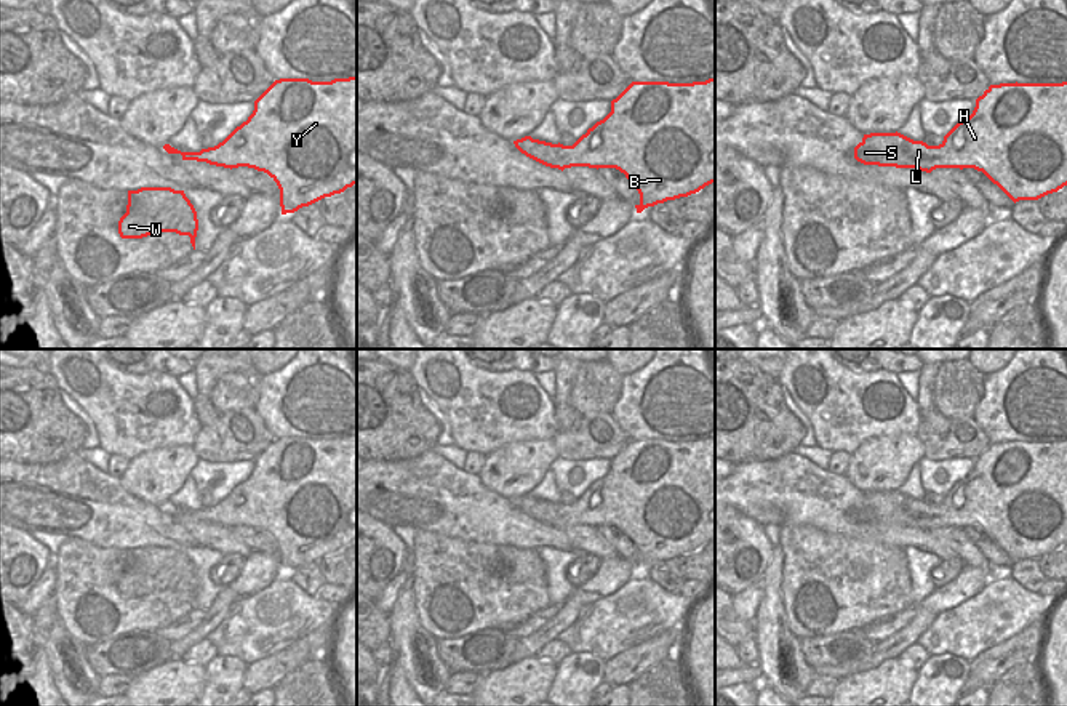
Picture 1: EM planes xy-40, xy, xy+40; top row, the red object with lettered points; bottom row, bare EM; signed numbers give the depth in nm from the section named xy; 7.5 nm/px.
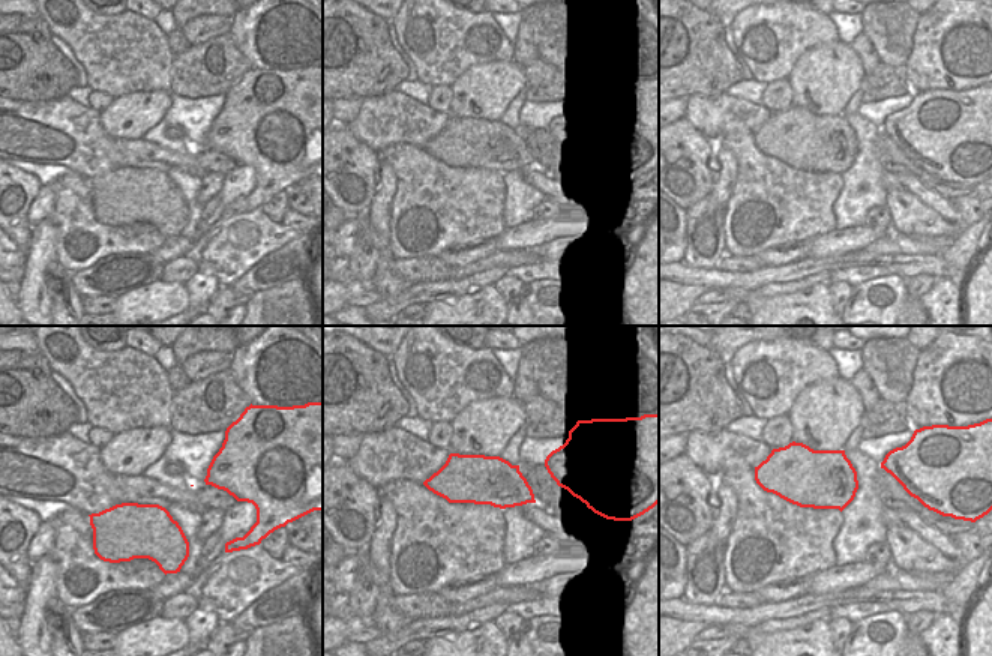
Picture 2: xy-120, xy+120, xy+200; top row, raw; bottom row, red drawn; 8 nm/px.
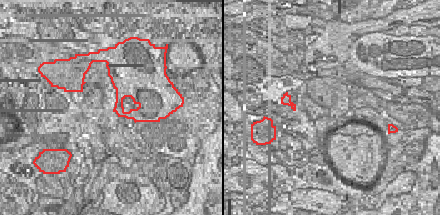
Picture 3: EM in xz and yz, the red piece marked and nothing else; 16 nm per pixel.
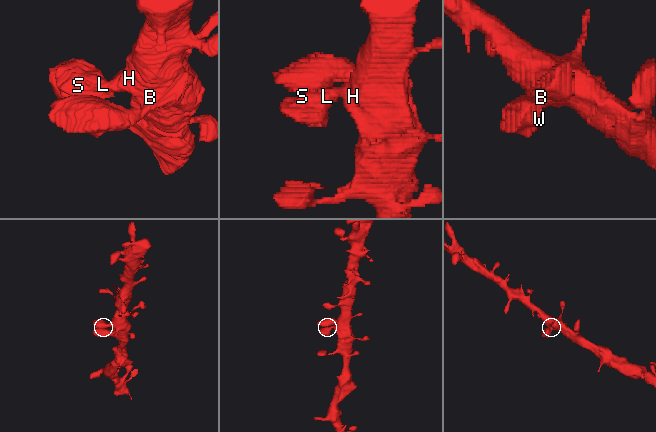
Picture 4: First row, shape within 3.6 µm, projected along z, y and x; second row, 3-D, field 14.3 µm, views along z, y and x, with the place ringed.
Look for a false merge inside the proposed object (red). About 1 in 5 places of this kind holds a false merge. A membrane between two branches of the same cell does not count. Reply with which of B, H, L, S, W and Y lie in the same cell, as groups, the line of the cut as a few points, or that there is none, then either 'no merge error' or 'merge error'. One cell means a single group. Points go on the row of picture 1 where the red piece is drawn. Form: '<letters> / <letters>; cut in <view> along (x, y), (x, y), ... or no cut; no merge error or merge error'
B H L S W Y; no cut; no merge error

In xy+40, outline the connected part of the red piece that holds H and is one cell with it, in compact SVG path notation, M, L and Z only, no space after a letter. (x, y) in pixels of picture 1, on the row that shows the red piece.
M1067 82L990 85L976 99L973 114L958 122L939 146L901 133L870 133L854 147L864 165L917 168L974 168L982 171L1014 203L1038 200L1067 186Z

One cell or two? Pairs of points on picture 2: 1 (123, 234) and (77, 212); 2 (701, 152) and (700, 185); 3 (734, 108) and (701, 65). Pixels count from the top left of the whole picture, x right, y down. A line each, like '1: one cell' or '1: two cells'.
1: one cell
2: one cell
3: two cells

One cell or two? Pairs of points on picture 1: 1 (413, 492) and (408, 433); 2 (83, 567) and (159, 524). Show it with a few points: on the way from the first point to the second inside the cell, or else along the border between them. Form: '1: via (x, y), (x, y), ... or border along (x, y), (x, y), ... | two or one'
1: border along (432, 449), (411, 458), (373, 461) | two
2: border along (79, 538), (103, 548), (127, 549) | two

